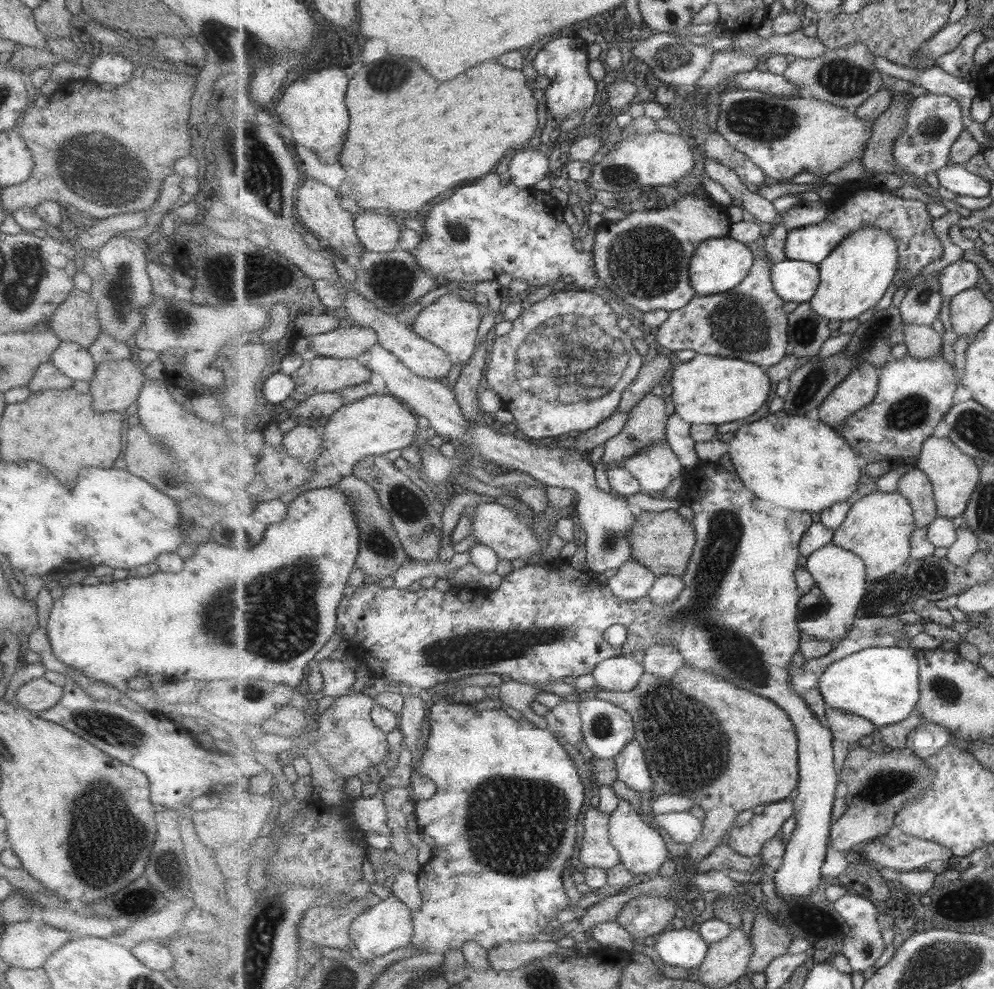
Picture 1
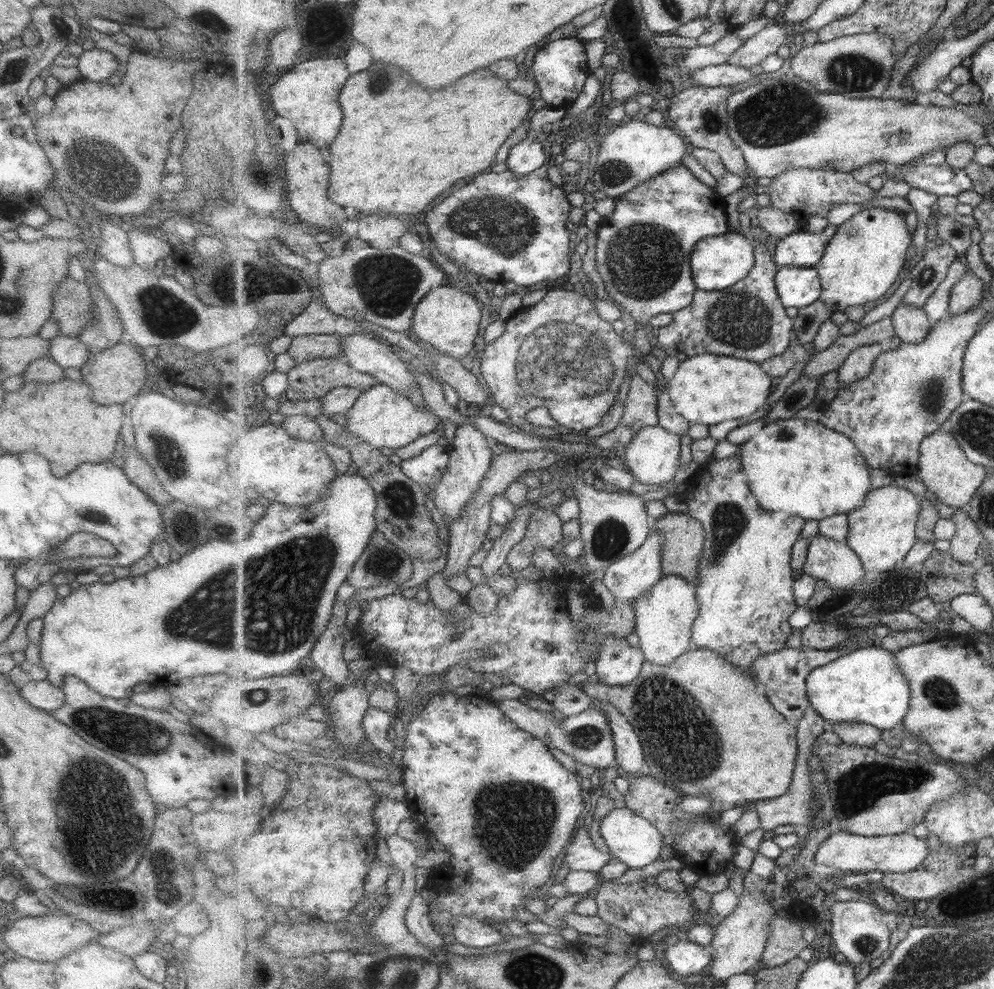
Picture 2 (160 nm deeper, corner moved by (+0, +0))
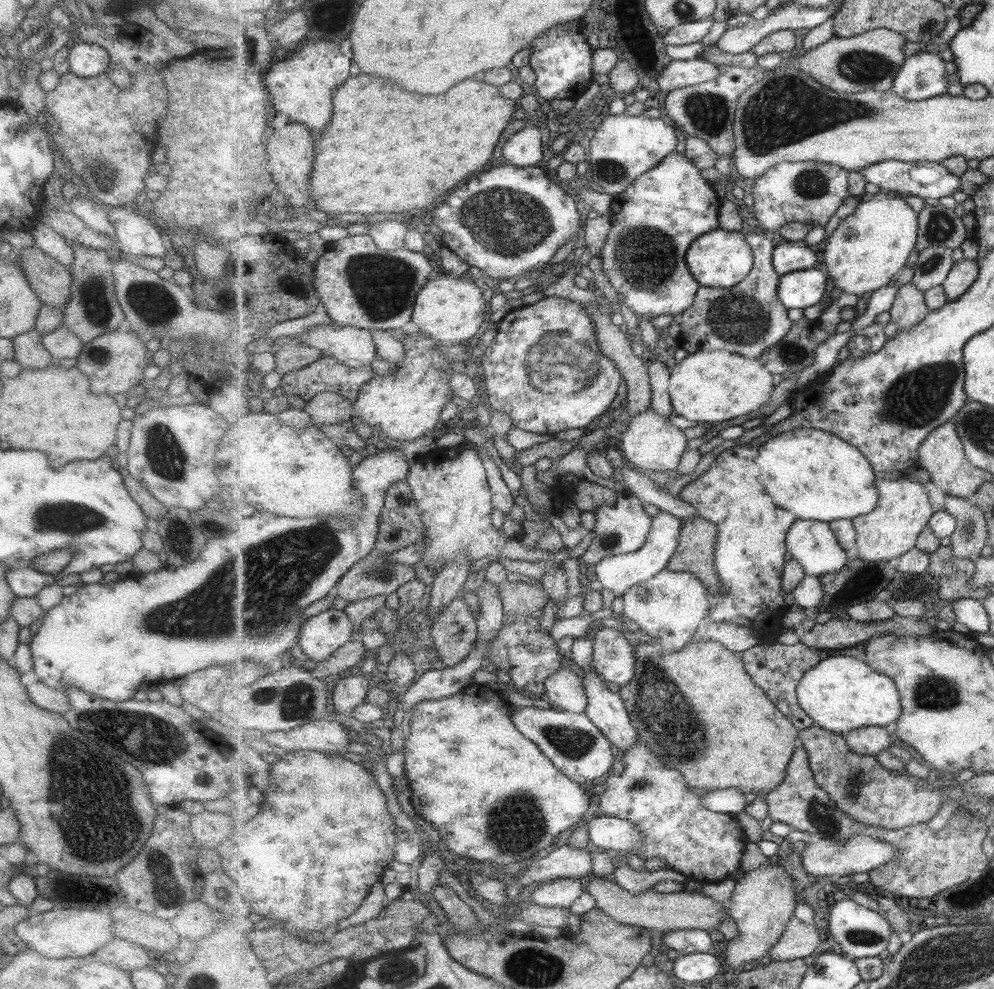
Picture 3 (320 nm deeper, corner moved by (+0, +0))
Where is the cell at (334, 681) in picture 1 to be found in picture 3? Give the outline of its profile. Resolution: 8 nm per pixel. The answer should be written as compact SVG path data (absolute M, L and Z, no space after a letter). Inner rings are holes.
M328 608L310 617L299 634L299 647L307 658L325 662L353 635L353 622L343 610Z

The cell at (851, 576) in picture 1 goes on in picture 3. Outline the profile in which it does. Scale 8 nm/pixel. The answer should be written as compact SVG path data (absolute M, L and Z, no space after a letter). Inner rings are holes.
M798 518L787 533L786 543L805 572L818 577L839 572L852 555L840 545L828 522Z

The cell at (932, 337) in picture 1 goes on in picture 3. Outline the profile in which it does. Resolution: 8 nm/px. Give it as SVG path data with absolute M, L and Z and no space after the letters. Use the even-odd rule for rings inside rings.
M909 283L899 290L890 313L898 329L910 329L925 320L930 311L925 293Z

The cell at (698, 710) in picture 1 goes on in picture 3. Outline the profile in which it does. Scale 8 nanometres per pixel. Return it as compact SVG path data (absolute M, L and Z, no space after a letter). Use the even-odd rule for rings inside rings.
M696 641L681 652L669 654L663 652L657 644L647 644L641 642L635 646L635 657L637 657L636 671L634 679L631 680L629 685L620 688L619 696L625 701L627 710L630 712L632 723L638 730L638 734L643 739L648 747L654 752L659 752L659 758L667 763L672 769L679 770L687 779L689 786L695 788L705 788L708 792L714 790L723 790L726 788L738 788L743 792L758 792L763 791L769 794L774 788L783 782L787 775L787 768L796 752L796 747L799 746L799 733L800 730L795 728L795 725L789 720L780 710L775 706L770 697L755 684L753 677L747 673L744 661L726 648L723 644L717 641Z

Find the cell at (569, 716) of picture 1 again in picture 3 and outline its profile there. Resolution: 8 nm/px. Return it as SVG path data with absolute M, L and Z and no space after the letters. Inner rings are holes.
M569 666L561 667L554 675L547 678L545 692L560 710L577 714L583 714L587 710L588 697L584 679L569 670Z

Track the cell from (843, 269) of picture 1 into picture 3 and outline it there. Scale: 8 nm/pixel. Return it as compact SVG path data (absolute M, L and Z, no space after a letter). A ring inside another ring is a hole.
M880 190L875 194L866 193L862 197L863 200L855 213L839 225L833 236L828 237L824 249L827 274L833 287L856 296L865 292L875 292L898 277L905 265L909 264L910 256L916 249L920 227L919 213L907 204L905 196Z

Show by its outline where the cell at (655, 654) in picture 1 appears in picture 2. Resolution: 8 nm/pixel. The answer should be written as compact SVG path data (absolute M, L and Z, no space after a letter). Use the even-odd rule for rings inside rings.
M678 574L664 575L653 587L634 598L636 634L646 661L669 666L694 648L693 625L700 613L697 586Z

